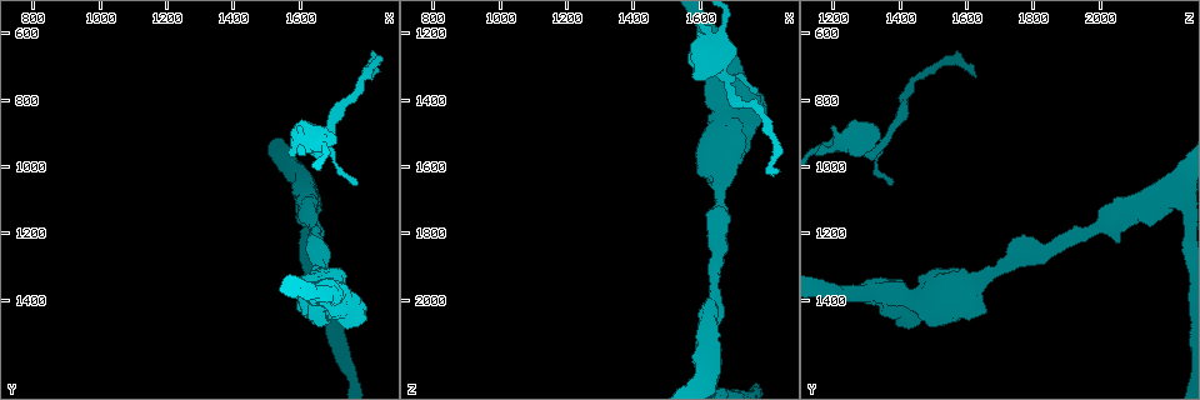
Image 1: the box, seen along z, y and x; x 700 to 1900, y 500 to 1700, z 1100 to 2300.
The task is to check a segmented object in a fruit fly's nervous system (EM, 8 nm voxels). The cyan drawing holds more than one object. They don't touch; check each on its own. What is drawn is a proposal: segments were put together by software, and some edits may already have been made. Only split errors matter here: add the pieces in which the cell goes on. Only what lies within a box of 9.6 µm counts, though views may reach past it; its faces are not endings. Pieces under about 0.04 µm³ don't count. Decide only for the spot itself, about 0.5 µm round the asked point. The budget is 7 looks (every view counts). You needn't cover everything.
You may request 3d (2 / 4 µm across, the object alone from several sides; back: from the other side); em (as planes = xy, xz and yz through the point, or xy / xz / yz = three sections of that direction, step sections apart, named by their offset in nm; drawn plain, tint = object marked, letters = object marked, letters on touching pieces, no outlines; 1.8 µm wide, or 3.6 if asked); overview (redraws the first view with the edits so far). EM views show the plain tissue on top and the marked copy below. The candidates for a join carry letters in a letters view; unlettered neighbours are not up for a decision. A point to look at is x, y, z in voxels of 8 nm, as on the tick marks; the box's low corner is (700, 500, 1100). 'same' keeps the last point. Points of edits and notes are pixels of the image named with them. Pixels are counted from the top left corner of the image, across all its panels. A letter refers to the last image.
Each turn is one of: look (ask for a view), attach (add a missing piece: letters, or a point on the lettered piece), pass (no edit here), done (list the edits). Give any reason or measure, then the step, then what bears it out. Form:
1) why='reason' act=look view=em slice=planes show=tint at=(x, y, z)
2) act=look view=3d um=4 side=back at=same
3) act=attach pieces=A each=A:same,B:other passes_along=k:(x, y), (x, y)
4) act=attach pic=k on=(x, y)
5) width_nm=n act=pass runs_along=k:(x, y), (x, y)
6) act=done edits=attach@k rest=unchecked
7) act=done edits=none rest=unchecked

why='free end' act=look view=em slice=xy step=16 show=letters at=(1660, 1230, 2050)

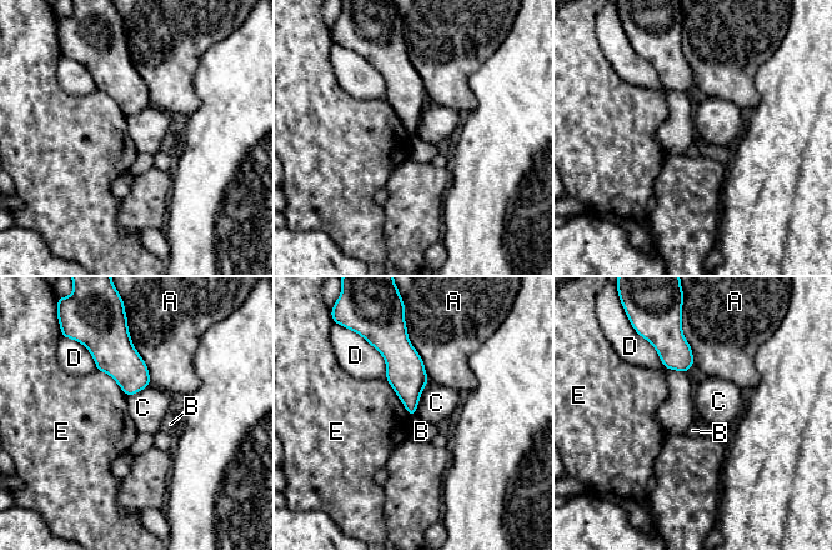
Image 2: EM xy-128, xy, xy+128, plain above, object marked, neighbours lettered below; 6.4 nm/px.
width_nm=150 act=pass each=A:other,B:other,C:other,D:other,E:other border=2:(415, 414), (411, 416) found='no lettered piece goes on from it'

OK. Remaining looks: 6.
why='an open end' act=look view=em slice=planes show=tint at=(1780, 1060, 1370)

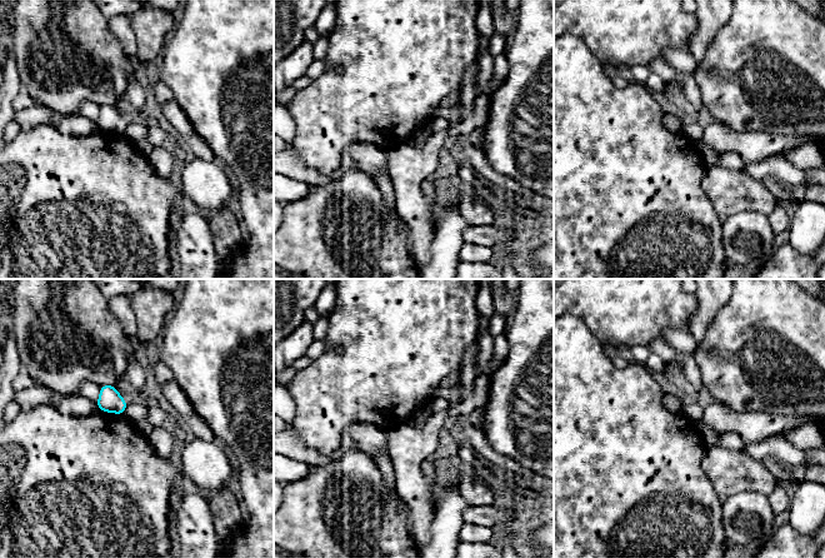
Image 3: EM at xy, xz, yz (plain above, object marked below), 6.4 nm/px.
why='see the neighbours' act=look view=em slice=planes show=letters at=same

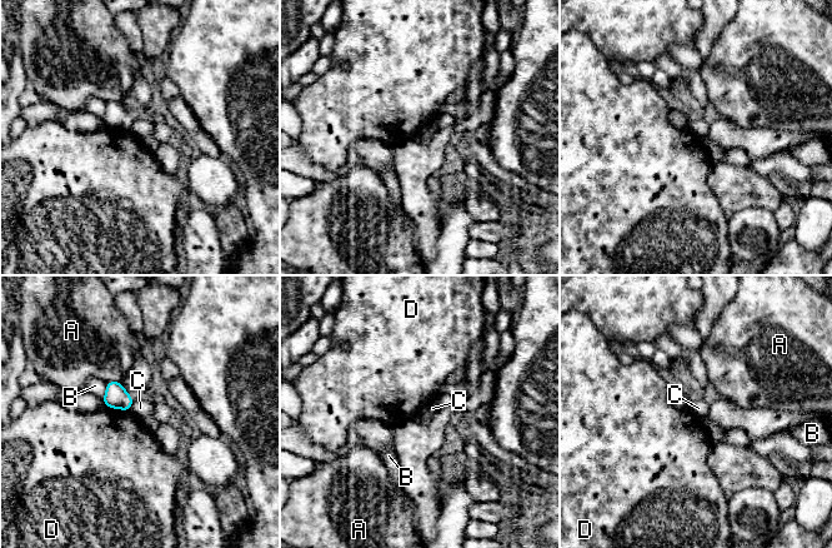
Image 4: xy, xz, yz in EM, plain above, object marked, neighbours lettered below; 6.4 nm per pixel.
width_nm=120 longest_contact=D:170nm act=pass each=A:other,B:other,C:other,D:other found='none of them fits'

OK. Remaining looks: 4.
why='calibre changes' act=look view=3d um=4 at=(1670, 1390, 1480)

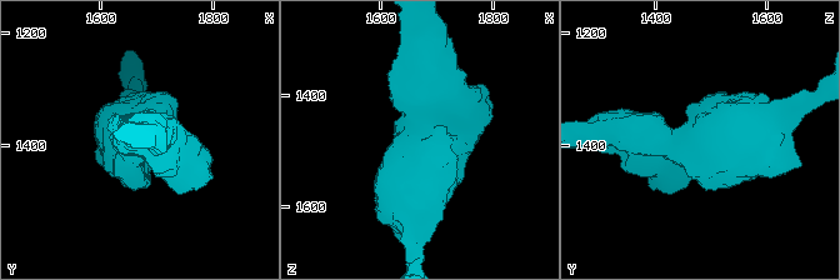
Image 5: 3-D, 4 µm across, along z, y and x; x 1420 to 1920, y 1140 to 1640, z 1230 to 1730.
why='need the tissue' act=look view=em um=3.6 slice=planes show=letters at=(1675, 1390, 1475)

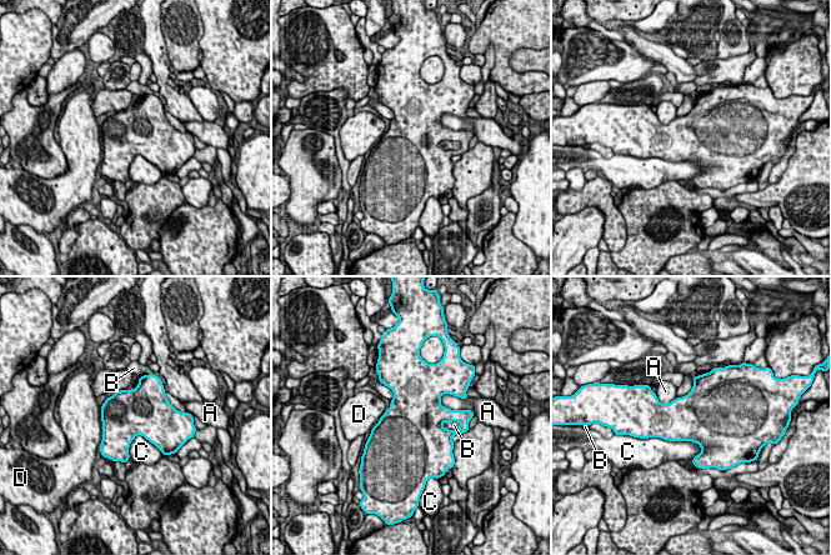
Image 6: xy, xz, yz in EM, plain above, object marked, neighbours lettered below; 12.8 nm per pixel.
width_nm=600 act=pass each=A:other,B:other,C:other,D:other border=6:(654, 436), (695, 441), (701, 453) found='none of them fits'

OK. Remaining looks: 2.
act=done edits=none rest=unchecked

